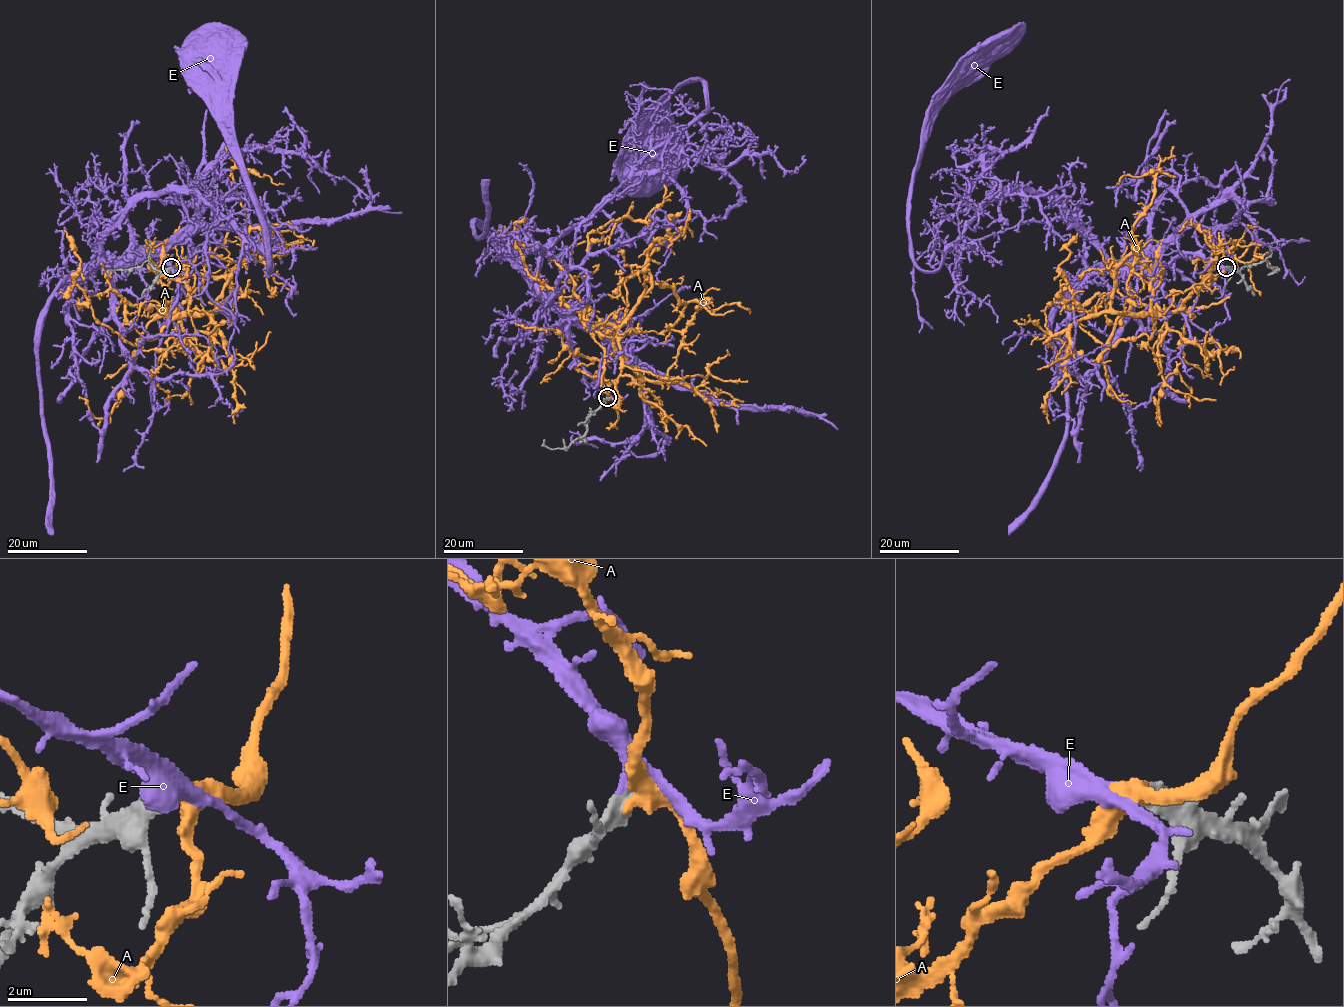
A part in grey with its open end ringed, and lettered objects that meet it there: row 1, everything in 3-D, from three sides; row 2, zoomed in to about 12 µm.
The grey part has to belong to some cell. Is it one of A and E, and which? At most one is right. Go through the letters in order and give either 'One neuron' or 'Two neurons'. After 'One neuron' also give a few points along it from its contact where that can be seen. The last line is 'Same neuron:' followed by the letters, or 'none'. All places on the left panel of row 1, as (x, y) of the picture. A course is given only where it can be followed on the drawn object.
A: Two neurons
E: One neuron. Its course: (171, 267), (140, 254), (133, 266), (104, 265), (102, 237), (146, 196), (186, 191), (270, 271), (211, 49)
Same neuron: E

